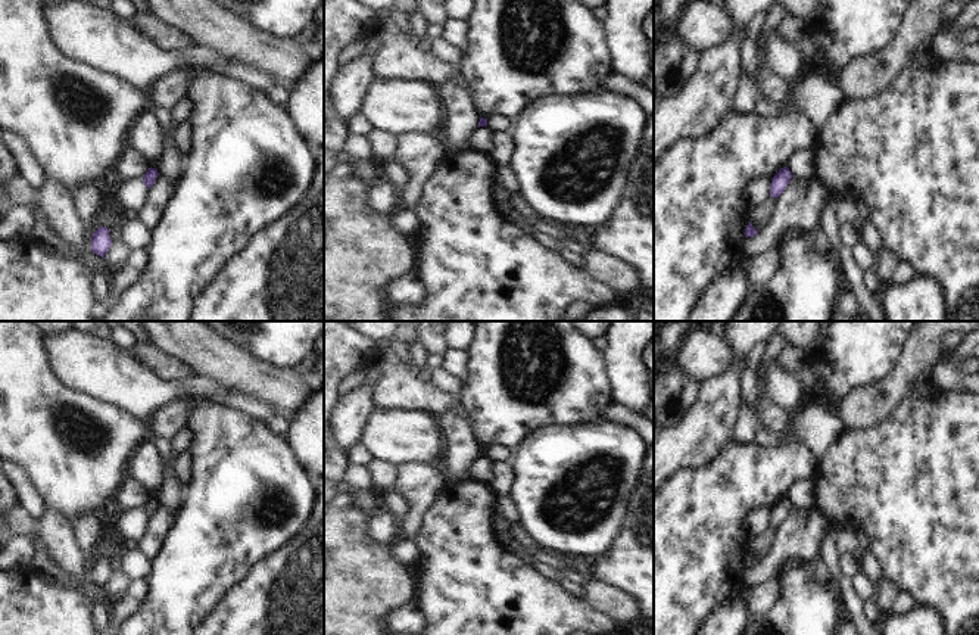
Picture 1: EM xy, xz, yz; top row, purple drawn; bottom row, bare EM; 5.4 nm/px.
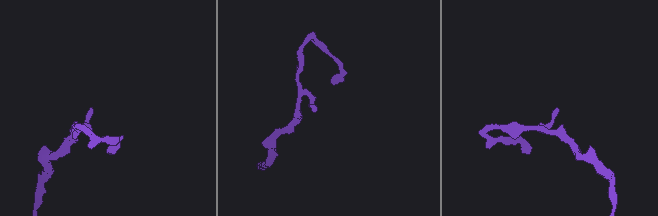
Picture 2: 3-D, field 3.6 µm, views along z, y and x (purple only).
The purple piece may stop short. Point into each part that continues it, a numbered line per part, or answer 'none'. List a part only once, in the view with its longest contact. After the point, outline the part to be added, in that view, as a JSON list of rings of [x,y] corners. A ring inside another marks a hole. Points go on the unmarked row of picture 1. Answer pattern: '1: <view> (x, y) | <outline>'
none

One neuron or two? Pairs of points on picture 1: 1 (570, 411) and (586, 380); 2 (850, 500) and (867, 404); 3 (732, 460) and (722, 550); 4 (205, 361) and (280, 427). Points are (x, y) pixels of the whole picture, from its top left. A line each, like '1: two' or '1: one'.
1: one
2: two
3: one
4: two

